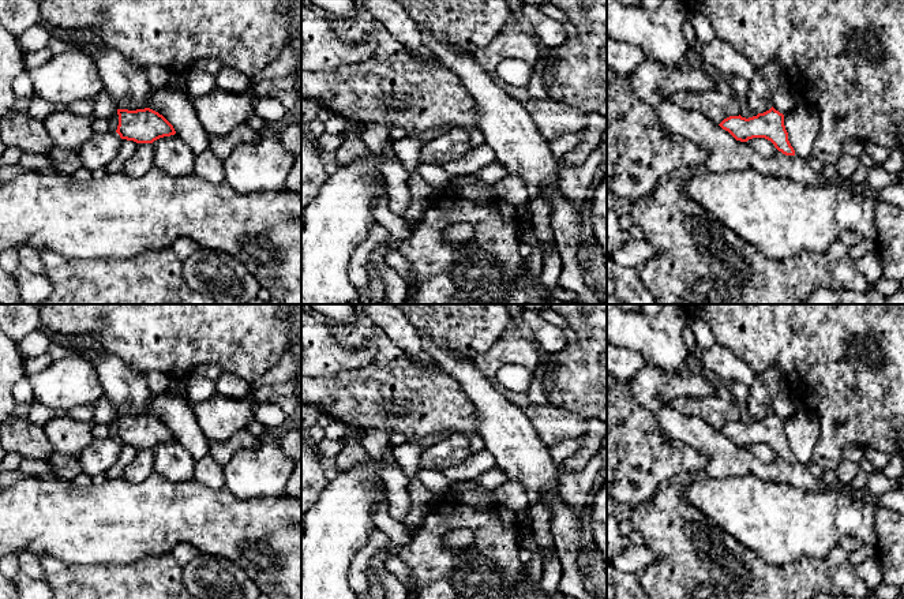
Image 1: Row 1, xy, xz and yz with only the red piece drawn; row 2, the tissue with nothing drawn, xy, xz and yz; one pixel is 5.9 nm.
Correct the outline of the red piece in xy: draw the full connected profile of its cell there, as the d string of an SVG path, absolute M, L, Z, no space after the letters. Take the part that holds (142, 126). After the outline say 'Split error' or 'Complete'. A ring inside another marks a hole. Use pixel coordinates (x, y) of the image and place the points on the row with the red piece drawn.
M150 108L136 111L117 109L117 115L119 126L116 132L121 139L153 143L160 138L176 134L173 126Z. Complete

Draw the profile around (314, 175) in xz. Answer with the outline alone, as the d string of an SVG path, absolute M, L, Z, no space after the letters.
M301 127L301 228L308 205L319 195L329 179L325 169L325 157L315 145L304 136Z

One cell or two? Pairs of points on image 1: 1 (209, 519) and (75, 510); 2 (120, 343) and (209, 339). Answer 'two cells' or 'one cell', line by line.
1: one cell
2: one cell

